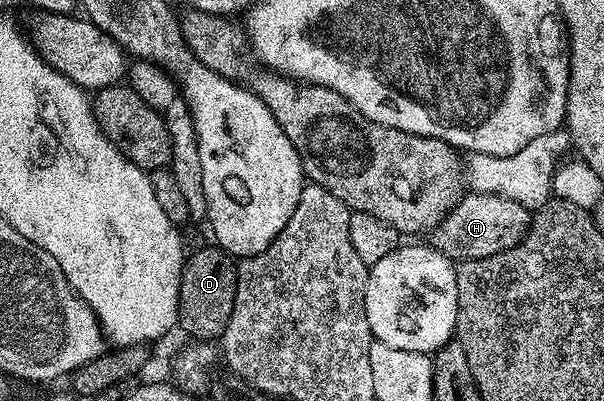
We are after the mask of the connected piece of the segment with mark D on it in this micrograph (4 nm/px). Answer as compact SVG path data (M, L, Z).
M215 244L204 246L193 254L191 251L185 257L184 267L179 271L178 326L192 337L189 339L216 340L223 335L234 312L237 265L237 259Z

